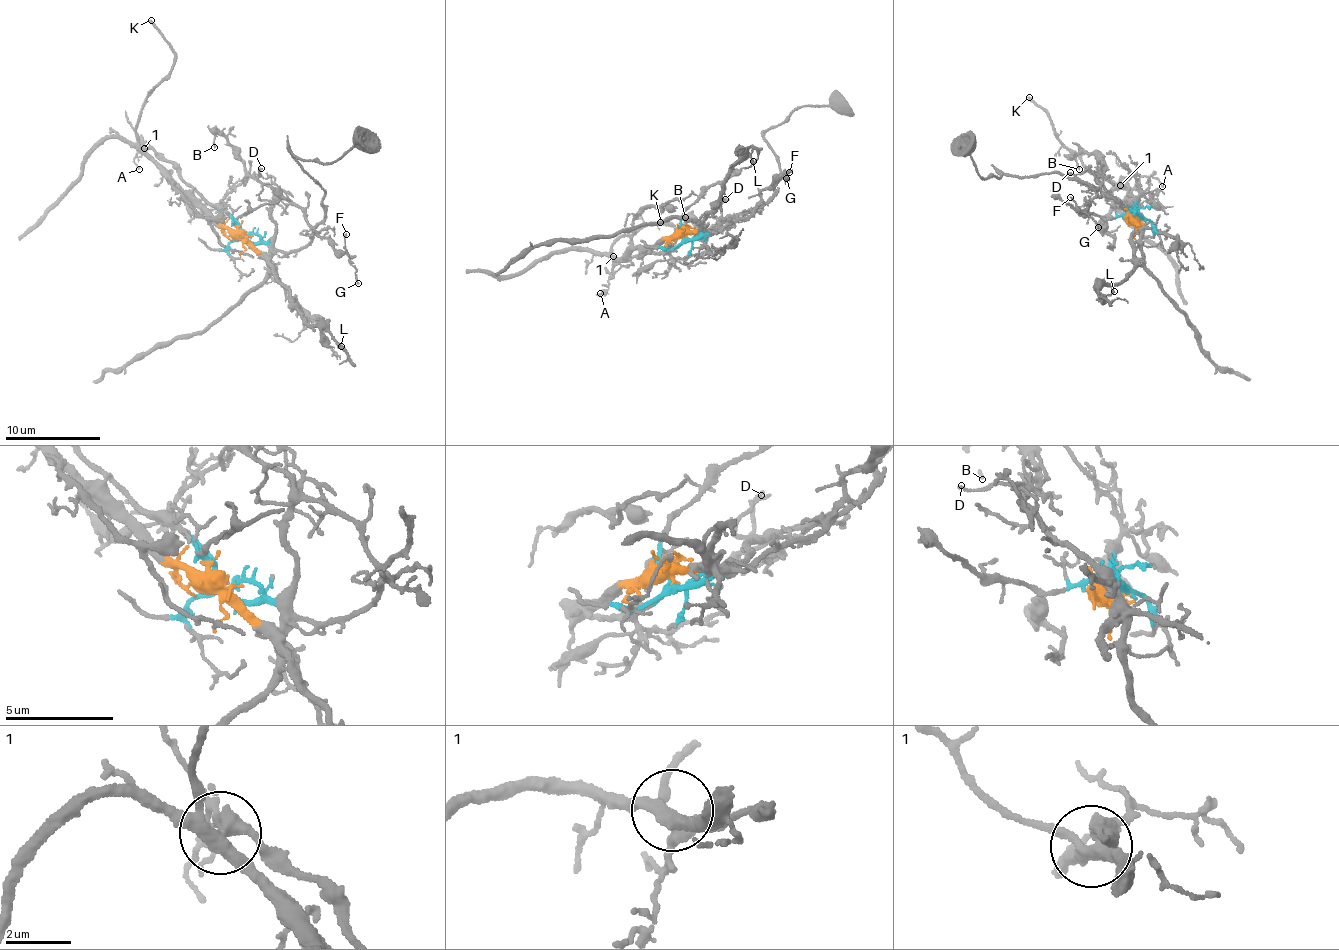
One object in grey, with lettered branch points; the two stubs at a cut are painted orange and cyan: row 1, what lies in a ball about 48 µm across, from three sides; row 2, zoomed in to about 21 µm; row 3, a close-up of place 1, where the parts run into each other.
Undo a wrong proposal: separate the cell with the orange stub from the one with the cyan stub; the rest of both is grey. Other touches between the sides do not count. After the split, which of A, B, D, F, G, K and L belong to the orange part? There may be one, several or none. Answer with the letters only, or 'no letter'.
K, L

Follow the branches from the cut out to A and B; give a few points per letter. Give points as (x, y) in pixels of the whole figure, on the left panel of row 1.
A: (243, 237), (237, 223), (212, 207), (147, 146), (140, 143), (143, 152), (139, 152), (135, 159), (138, 169)
B: (243, 237), (255, 243), (270, 239), (275, 192), (246, 171), (222, 136), (214, 138), (215, 148)

